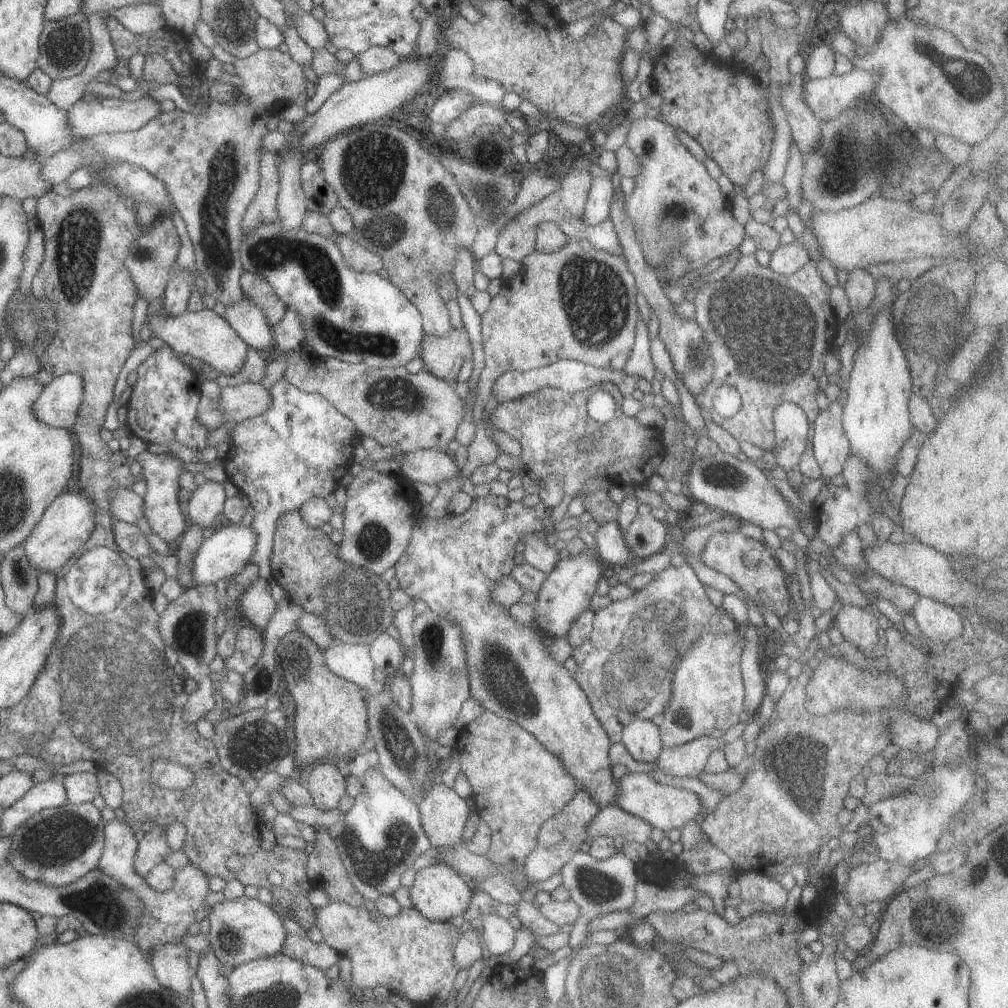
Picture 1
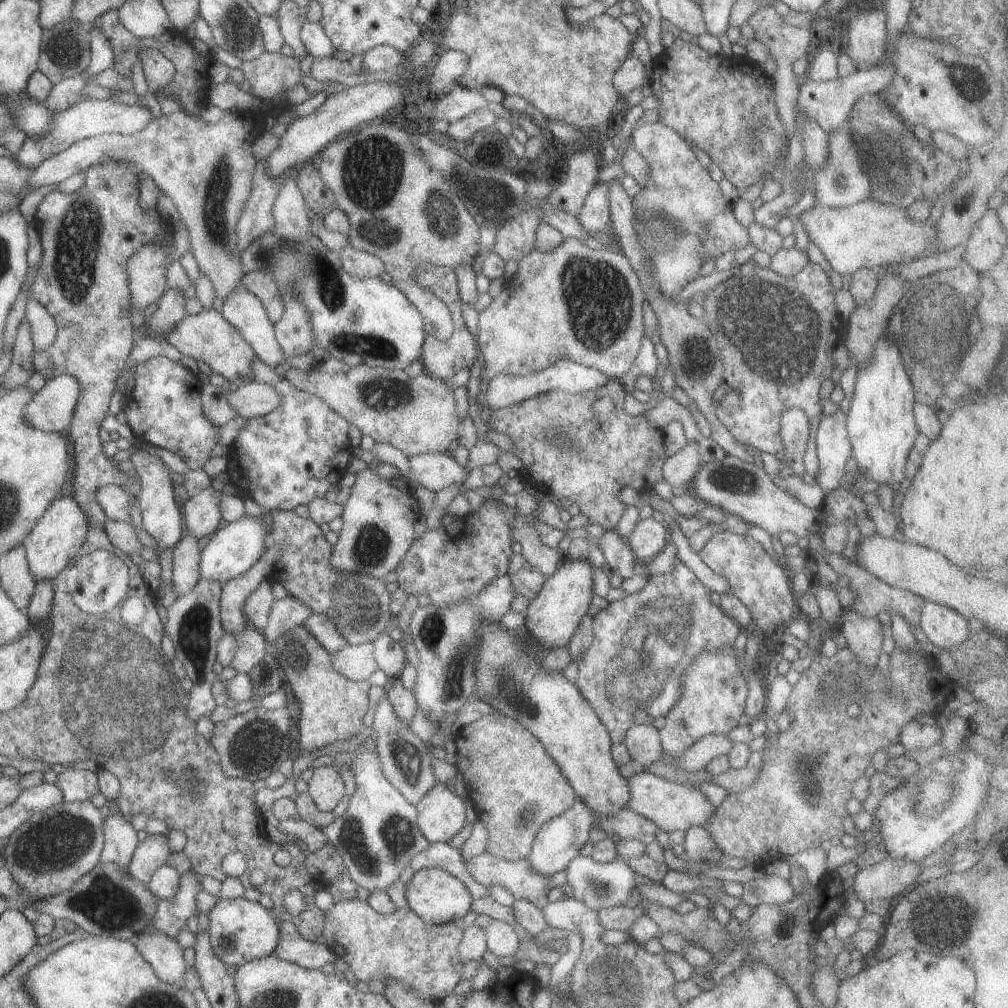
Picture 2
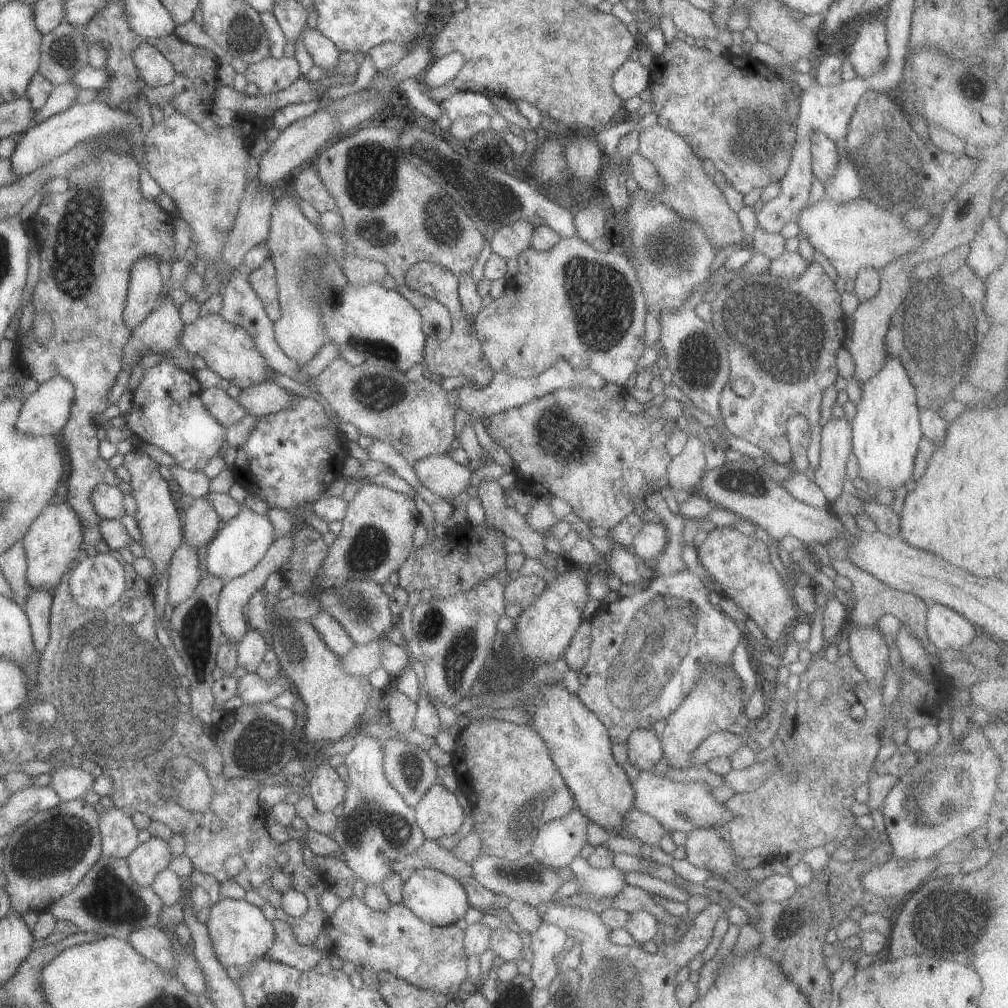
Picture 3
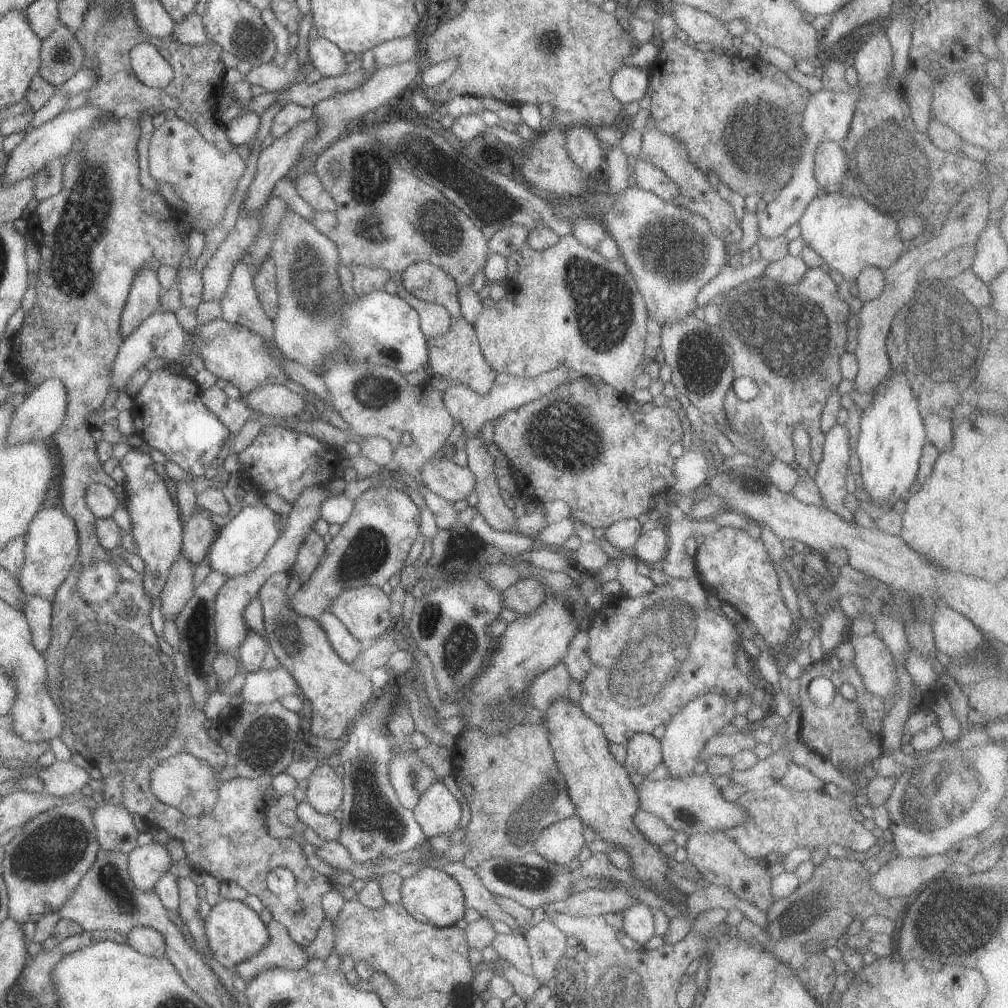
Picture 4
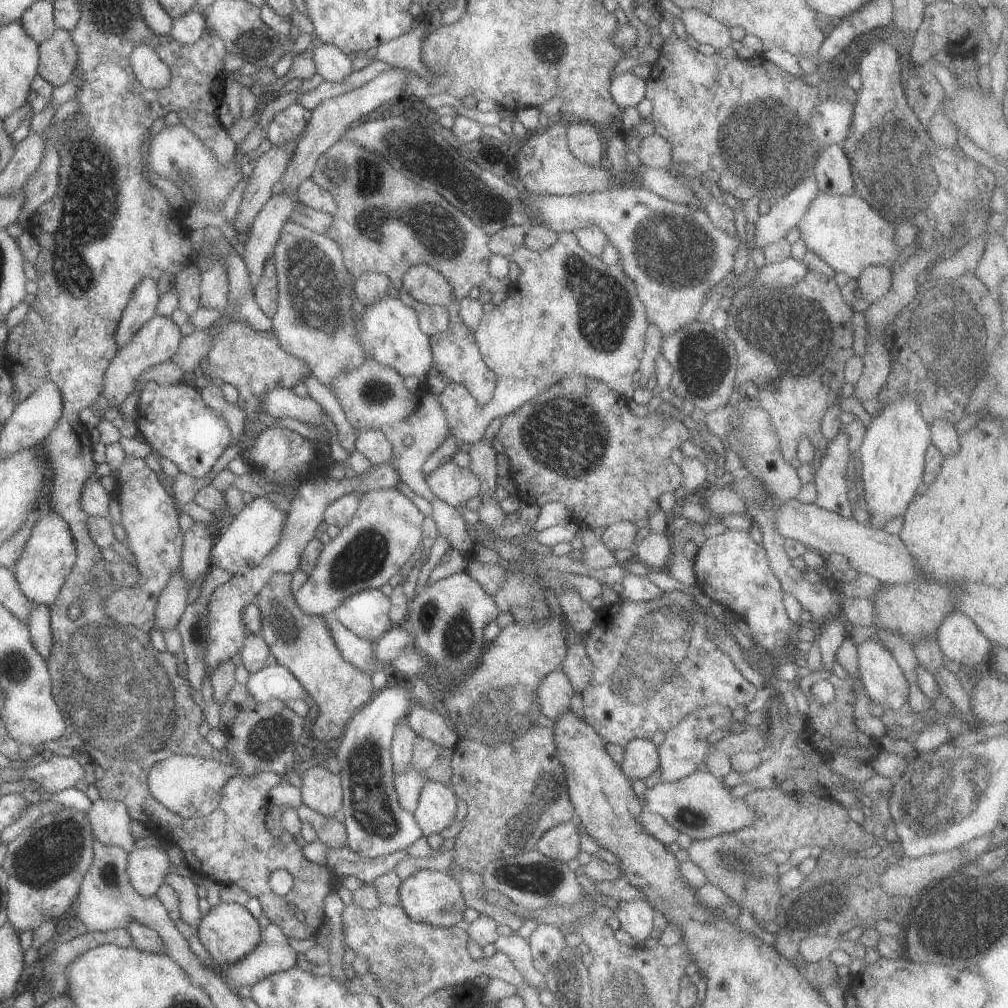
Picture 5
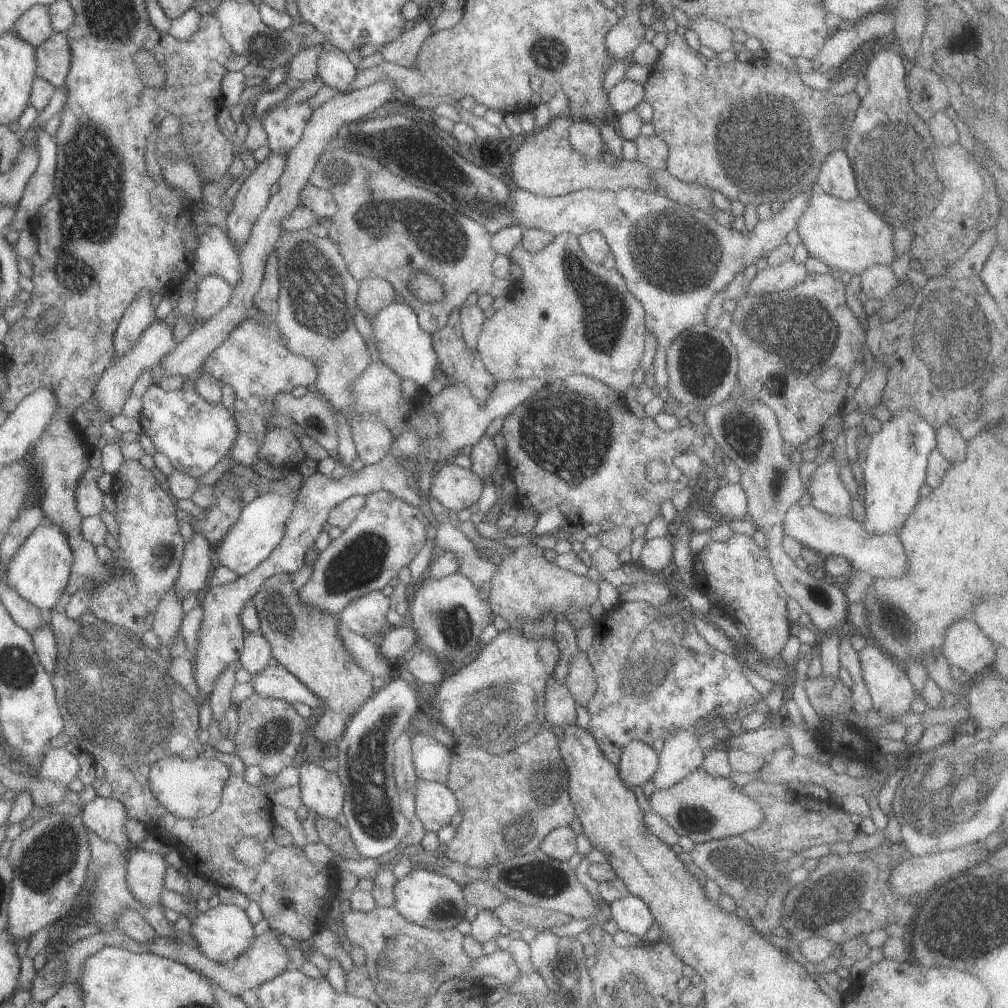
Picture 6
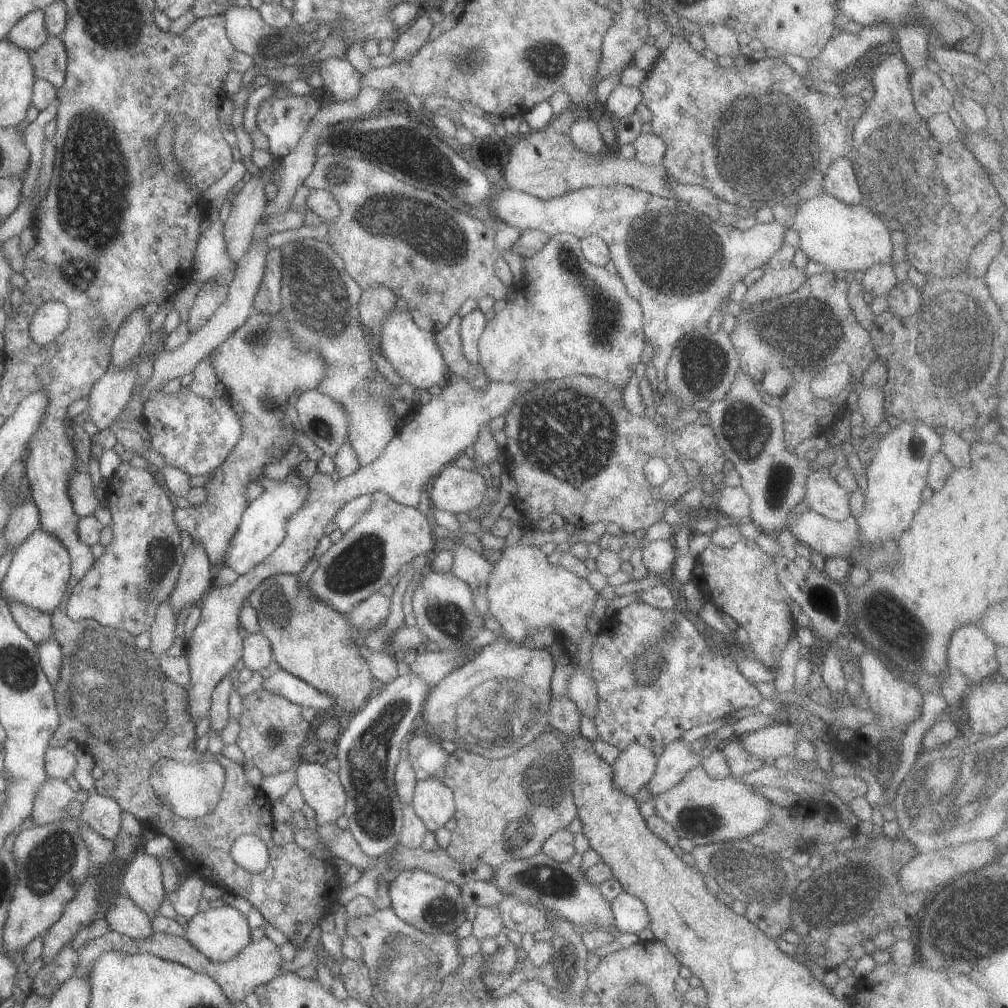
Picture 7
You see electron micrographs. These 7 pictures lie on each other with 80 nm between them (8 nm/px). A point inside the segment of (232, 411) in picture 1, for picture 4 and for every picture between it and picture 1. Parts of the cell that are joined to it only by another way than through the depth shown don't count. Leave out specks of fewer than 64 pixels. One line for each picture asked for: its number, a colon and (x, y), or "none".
2: (251, 399)
3: (260, 399)
4: (273, 400)

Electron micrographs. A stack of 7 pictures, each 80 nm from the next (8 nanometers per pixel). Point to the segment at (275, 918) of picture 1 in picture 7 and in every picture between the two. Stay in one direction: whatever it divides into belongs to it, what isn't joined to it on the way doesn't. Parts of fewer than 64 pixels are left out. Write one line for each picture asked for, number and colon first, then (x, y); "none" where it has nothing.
2: (239, 930)
3: (238, 932)
4: (234, 932)
5: (228, 932)
6: (221, 933)
7: (218, 933)

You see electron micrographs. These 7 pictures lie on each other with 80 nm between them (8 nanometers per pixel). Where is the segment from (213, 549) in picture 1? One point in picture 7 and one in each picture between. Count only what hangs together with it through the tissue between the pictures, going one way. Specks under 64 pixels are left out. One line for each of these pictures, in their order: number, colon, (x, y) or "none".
2: (233, 547)
3: (239, 543)
4: (239, 545)
5: (242, 544)
6: (260, 525)
7: (262, 524)

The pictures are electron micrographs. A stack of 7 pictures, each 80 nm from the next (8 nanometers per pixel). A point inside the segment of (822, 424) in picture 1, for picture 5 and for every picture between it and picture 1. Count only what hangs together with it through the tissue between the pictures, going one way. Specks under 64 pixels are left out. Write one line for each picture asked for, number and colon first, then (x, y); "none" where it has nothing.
2: (832, 446)
3: (829, 474)
4: (832, 478)
5: (829, 481)

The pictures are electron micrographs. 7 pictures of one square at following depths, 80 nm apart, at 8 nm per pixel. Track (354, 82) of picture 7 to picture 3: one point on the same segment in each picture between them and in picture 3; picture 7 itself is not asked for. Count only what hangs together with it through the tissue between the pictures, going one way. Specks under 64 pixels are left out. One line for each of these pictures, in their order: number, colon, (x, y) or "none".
3: (323, 53)
4: (324, 57)
5: (331, 64)
6: (333, 67)

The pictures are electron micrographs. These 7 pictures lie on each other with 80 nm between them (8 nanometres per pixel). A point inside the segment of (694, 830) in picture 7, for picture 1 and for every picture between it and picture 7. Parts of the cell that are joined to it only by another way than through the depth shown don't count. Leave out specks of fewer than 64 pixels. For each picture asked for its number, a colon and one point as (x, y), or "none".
1: (662, 806)
2: (670, 806)
3: (680, 806)
4: (691, 804)
5: (697, 805)
6: (702, 807)

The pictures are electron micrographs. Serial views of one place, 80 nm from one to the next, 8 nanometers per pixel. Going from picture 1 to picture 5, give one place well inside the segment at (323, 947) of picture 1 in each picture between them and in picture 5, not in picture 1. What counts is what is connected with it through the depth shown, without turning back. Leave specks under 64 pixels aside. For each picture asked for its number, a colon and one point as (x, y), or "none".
2: (290, 946)
3: (284, 949)
4: (280, 951)
5: (273, 953)

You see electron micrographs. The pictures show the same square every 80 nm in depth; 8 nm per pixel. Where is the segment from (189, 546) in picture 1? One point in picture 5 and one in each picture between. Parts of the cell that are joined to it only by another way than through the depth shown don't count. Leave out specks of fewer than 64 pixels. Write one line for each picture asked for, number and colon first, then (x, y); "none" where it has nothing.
2: (184, 559)
3: (183, 570)
4: (178, 588)
5: (171, 602)

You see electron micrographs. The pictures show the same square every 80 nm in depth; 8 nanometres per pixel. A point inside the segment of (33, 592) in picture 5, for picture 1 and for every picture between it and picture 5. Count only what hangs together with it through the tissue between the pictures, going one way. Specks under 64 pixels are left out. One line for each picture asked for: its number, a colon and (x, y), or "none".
1: (65, 524)
2: (52, 543)
3: (51, 544)
4: (50, 543)

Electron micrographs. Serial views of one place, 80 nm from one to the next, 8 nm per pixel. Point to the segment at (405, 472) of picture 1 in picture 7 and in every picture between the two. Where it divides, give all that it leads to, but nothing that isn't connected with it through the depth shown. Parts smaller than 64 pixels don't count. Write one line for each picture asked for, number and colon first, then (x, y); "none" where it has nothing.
2: (433, 471)
3: (438, 473)
4: (449, 482)
5: (453, 485)
6: (454, 488)
7: (453, 489)

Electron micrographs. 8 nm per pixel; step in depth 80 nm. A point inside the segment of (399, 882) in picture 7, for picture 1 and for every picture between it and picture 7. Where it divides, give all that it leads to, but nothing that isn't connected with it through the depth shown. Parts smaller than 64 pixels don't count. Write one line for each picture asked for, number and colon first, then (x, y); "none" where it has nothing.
1: (438, 893)
2: (436, 897)
3: (435, 898)
4: (430, 896)
5: (432, 897)
6: (423, 897)

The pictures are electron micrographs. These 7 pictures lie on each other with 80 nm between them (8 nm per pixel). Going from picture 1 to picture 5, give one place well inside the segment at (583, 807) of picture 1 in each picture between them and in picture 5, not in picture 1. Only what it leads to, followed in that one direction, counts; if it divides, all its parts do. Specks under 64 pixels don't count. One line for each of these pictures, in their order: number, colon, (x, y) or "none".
2: (558, 840)
3: (556, 843)
4: (559, 843)
5: (561, 843)

